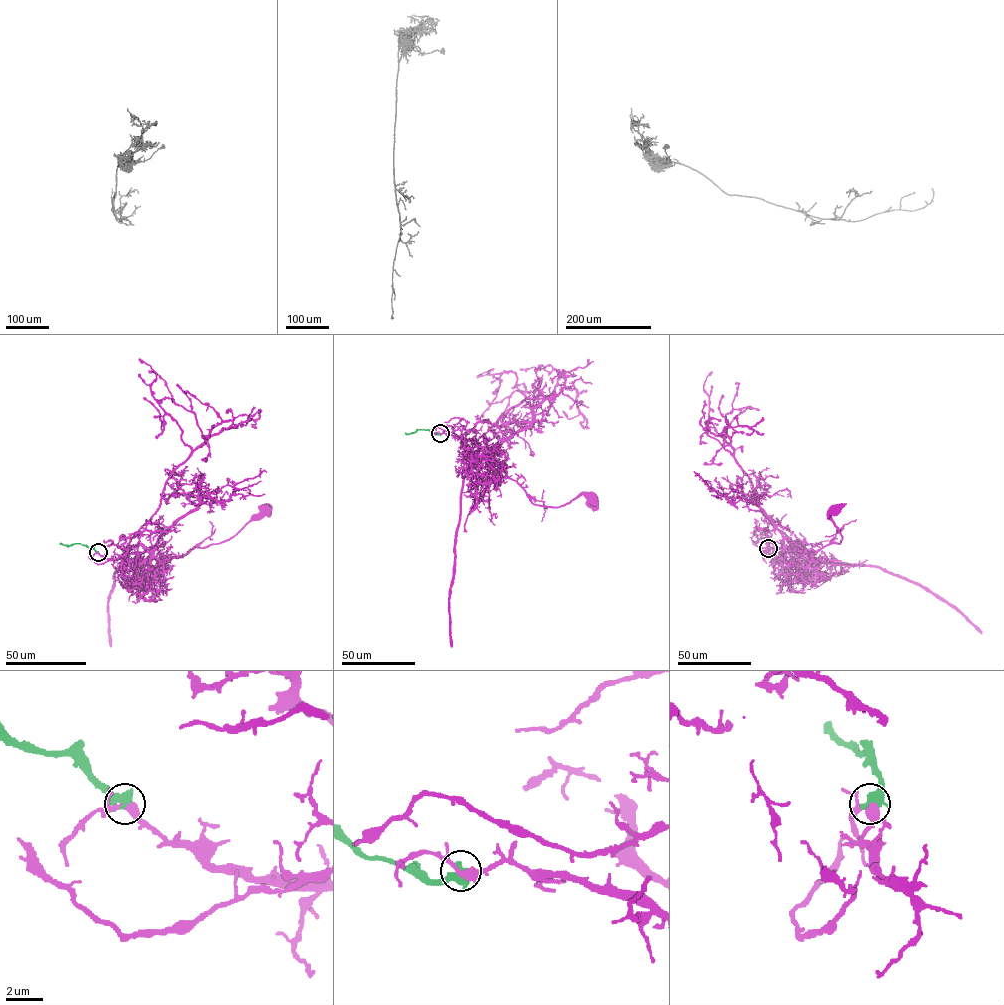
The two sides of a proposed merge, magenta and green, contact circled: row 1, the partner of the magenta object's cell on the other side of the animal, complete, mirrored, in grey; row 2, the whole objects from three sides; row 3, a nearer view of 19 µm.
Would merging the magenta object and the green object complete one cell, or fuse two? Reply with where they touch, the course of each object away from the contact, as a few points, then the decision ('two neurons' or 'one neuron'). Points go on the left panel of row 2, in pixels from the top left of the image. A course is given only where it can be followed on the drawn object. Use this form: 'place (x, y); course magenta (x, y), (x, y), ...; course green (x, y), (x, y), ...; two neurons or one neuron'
place (98, 552); course magenta (97, 552), (127, 563), (157, 542), (163, 555), (182, 557), (192, 548), (231, 538), (266, 510); course green (97, 552), (80, 544), (59, 543); two neurons

